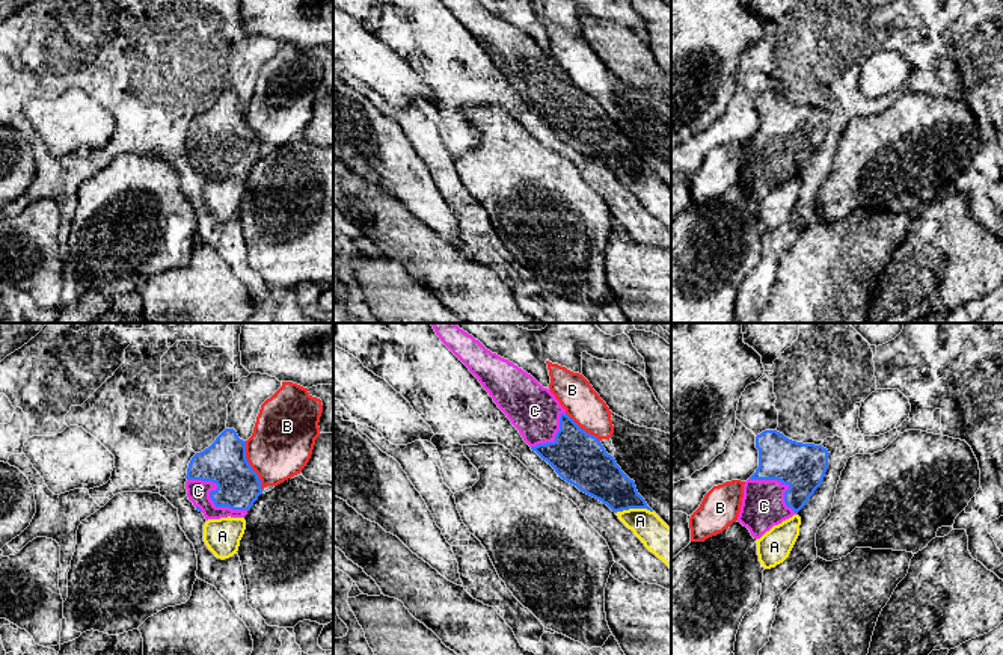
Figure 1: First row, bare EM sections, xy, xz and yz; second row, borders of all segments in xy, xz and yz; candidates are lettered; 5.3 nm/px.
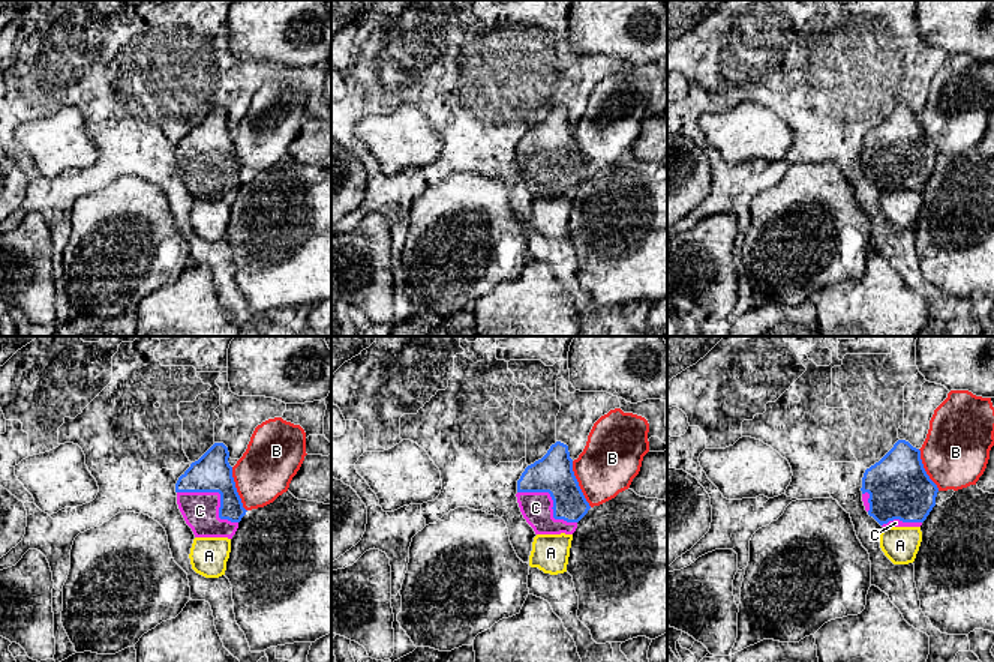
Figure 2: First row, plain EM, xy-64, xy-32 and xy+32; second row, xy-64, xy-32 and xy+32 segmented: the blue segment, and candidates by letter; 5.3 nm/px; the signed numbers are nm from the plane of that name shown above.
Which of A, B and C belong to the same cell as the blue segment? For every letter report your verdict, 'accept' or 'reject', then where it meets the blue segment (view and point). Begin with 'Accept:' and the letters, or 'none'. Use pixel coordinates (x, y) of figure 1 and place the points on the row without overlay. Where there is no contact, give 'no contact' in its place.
Accept: C
A: reject | xz (634, 169)
B: reject | xy (249, 127)
C: accept | xy (210, 157)

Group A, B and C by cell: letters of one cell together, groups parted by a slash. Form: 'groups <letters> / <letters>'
groups A / B / C

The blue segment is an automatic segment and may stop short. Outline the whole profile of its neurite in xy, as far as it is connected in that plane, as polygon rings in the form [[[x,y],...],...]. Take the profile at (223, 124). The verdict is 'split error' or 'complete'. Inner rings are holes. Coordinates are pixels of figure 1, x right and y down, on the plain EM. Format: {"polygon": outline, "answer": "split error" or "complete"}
{"polygon": [[[225,91],[208,110],[192,119],[186,140],[187,158],[207,183],[244,180],[262,155],[261,142],[246,121],[246,103],[234,91]]], "answer": "split error"}

